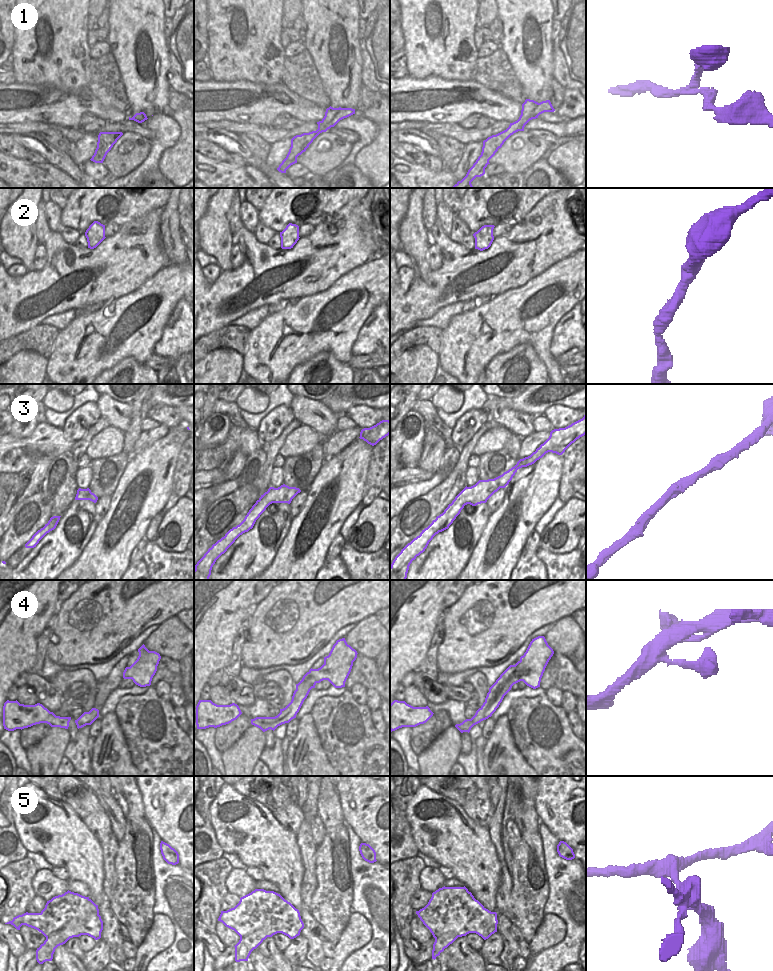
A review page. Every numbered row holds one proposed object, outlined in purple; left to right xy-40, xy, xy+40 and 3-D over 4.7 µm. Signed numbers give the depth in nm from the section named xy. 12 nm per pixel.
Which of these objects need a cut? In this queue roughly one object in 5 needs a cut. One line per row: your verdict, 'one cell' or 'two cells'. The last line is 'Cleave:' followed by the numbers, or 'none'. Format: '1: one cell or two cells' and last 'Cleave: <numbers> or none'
1: one cell
2: one cell
3: one cell
4: one cell
5: two cells
Cleave: 5

